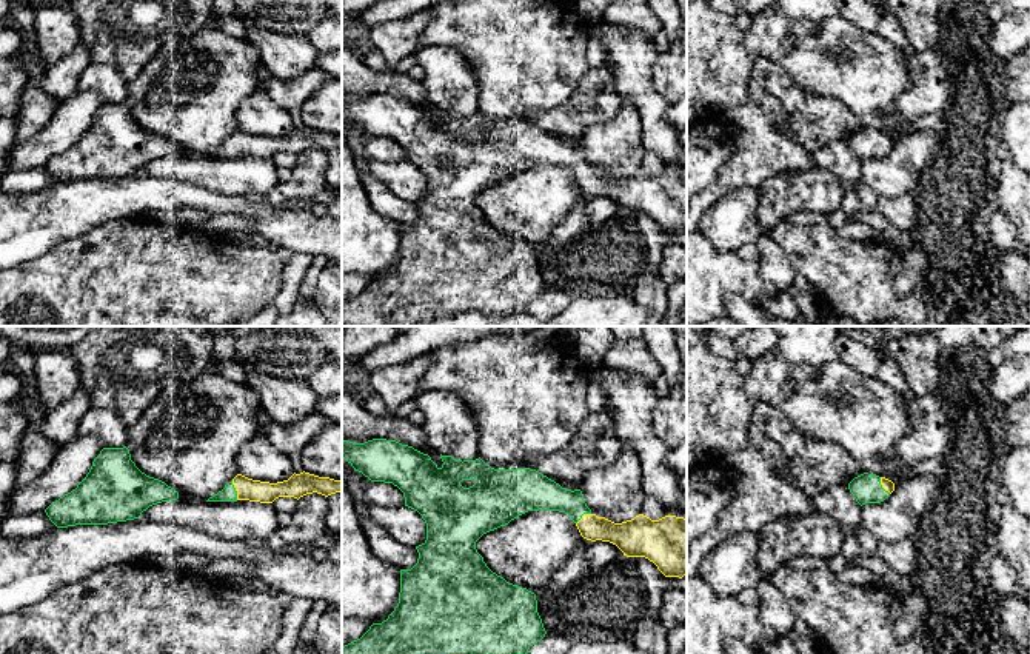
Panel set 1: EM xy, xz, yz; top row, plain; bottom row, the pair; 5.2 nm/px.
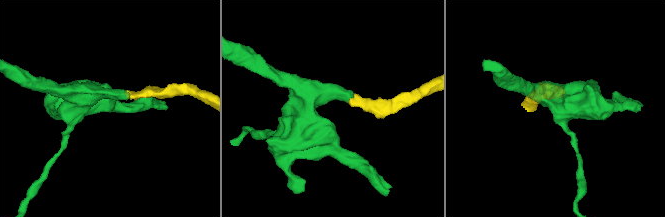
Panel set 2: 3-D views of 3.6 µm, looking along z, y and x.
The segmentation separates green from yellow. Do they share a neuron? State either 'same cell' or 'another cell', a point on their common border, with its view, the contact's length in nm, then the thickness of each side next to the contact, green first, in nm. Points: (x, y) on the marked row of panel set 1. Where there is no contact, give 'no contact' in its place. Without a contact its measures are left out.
same cell | xy (234, 490) | 110 nm | 80/110 nm

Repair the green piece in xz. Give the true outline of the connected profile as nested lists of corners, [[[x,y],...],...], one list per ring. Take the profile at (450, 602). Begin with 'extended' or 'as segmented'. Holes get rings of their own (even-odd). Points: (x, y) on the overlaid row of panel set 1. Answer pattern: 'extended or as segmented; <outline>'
extended; [[[373,439],[365,443],[342,440],[342,459],[354,471],[371,482],[385,482],[397,486],[405,497],[405,506],[417,511],[426,523],[426,540],[416,546],[417,563],[411,569],[400,569],[399,603],[382,623],[373,623],[357,640],[342,646],[342,654],[527,654],[540,642],[547,631],[537,612],[536,594],[527,588],[508,583],[493,572],[476,549],[476,542],[487,532],[508,525],[528,511],[565,512],[576,523],[587,540],[610,542],[627,557],[645,557],[653,562],[665,577],[687,576],[687,517],[665,516],[659,520],[639,514],[631,520],[614,523],[591,512],[580,489],[565,489],[542,472],[530,468],[494,469],[480,457],[476,460],[456,460],[442,455],[439,468],[428,454],[396,440]]]

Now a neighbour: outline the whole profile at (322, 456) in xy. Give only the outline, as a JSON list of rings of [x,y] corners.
[[[342,423],[326,425],[300,452],[305,472],[342,480]]]

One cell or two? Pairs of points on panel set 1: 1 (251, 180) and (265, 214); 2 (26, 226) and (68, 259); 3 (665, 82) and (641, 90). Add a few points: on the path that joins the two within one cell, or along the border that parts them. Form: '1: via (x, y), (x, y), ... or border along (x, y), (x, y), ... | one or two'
1: border along (210, 190), (219, 194), (245, 197) | two
2: border along (86, 231), (60, 240), (22, 265) | two
3: border along (659, 56), (653, 70), (653, 86), (670, 105) | two

